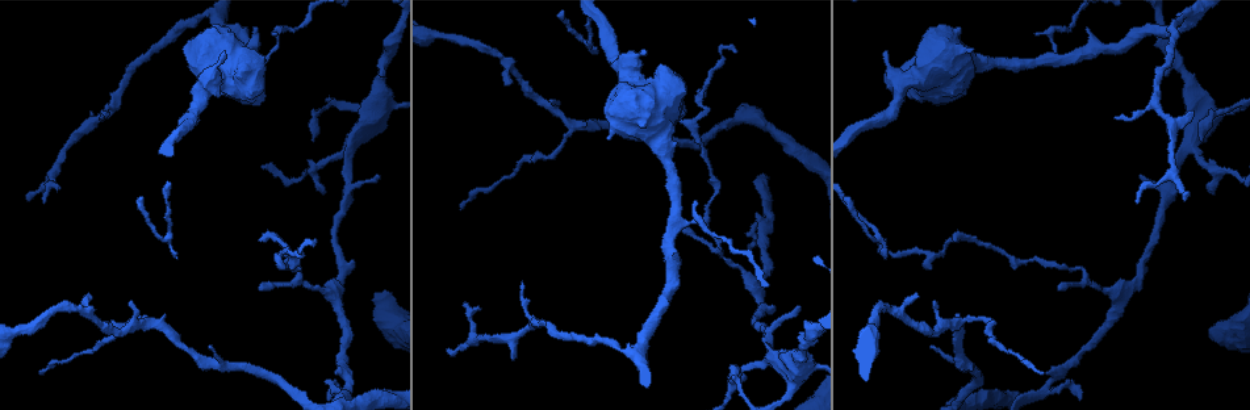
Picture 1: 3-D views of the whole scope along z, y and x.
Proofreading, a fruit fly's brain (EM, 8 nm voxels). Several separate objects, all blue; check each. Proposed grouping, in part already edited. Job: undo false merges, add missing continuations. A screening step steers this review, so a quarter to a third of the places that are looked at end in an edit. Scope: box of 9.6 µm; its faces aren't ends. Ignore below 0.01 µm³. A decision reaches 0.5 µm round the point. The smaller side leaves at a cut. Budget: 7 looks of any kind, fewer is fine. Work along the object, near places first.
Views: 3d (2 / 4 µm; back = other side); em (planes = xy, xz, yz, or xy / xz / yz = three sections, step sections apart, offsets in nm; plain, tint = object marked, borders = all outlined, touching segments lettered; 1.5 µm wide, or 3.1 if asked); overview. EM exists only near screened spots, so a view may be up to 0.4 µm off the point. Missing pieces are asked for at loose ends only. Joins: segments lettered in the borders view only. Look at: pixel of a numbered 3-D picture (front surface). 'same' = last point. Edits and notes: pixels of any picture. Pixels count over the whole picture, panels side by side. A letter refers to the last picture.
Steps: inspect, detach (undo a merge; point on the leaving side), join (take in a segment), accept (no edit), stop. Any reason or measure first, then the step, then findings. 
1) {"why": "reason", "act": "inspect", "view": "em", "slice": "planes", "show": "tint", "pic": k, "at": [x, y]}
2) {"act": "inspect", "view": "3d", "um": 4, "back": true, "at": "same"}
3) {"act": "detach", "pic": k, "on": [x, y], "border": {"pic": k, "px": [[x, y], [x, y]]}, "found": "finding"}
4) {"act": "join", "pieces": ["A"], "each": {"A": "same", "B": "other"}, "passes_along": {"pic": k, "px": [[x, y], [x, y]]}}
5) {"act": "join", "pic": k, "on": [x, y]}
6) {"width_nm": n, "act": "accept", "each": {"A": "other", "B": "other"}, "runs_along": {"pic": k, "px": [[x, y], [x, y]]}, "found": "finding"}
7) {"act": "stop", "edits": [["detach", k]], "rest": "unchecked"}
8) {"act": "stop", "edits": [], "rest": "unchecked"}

{"why": "thin end", "act": "inspect", "view": "3d", "um": 4, "pic": 1, "at": [462, 207]}

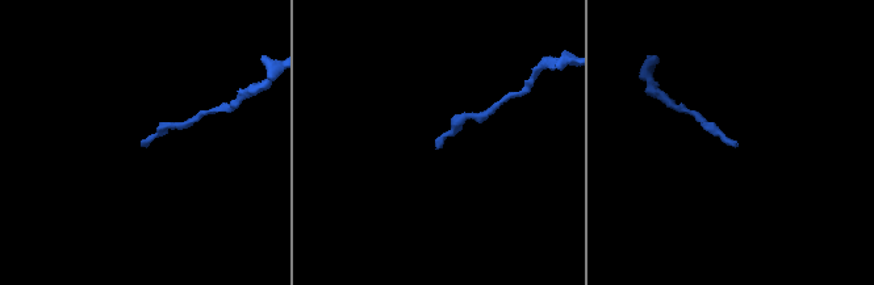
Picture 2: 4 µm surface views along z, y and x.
{"why": "now the EM", "act": "inspect", "view": "em", "slice": "xz", "step": 8, "show": "borders", "pic": 2, "at": [141, 145]}

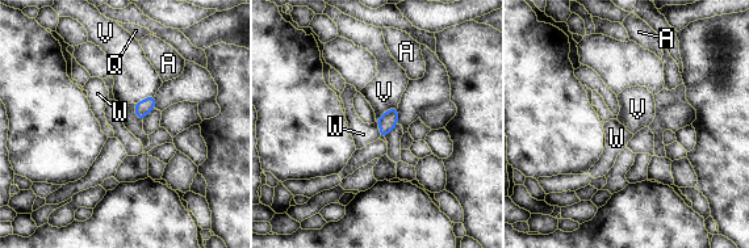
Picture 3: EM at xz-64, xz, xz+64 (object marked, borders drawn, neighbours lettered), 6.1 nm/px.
{"width_nm": 80, "act": "join", "pieces": ["W"], "each": {"A": "other", "Q": "other", "V": "other", "W": "same"}, "passes_along": {"pic": 3, "px": [[388, 121], [380, 129], [363, 134]]}, "found": "it goes on there"}

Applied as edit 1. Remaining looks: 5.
{"act": "inspect", "view": "overview"}

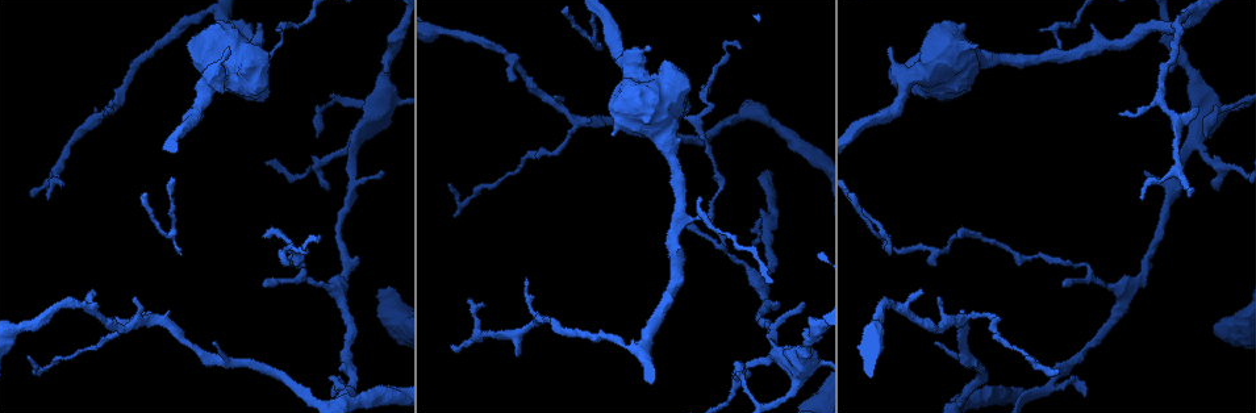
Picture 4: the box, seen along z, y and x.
{"why": "branch stops here", "act": "inspect", "view": "3d", "um": 2, "pic": 4, "at": [1062, 287]}

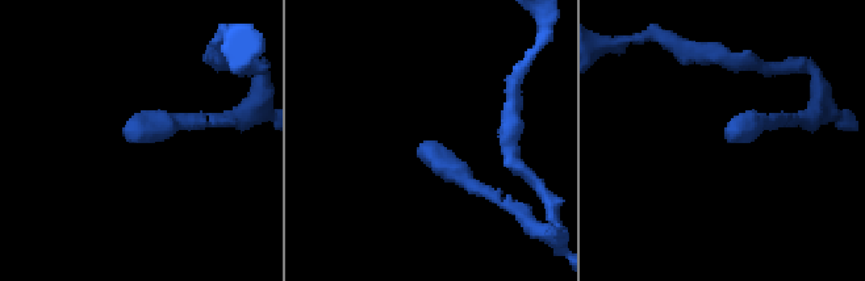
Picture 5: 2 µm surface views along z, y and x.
{"act": "inspect", "view": "em", "slice": "planes", "show": "borders", "pic": 5, "at": [126, 139]}

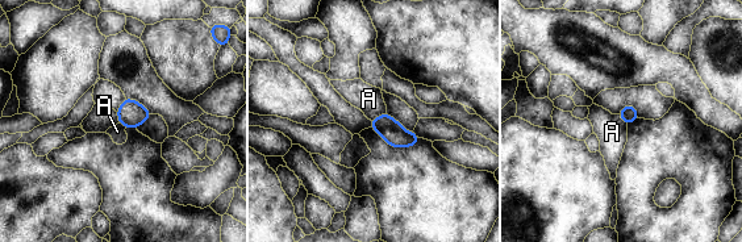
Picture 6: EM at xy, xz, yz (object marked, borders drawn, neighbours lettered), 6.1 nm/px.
{"act": "accept", "each": {"A": "other"}, "border": {"pic": 6, "px": [[386, 112], [371, 120]]}, "found": "none of them fits"}

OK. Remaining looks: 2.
{"why": "abrupt turn", "act": "inspect", "view": "3d", "um": 4, "pic": 4, "at": [963, 231]}

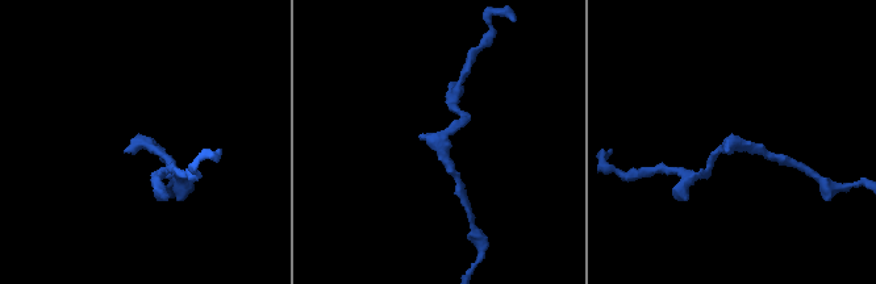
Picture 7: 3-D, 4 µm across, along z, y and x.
{"why": "now the EM", "act": "inspect", "view": "em", "slice": "planes", "show": "borders", "pic": 7, "at": [148, 145]}

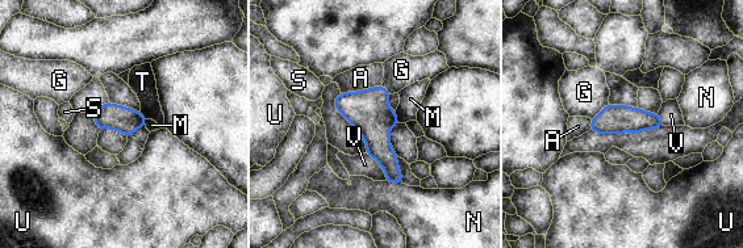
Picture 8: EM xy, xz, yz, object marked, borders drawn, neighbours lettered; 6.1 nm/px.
{"width_nm": 160, "act": "accept", "each": {"A": "other", "G": "other", "M": "other", "N": "other", "S": "other", "T": "other", "U": "other", "V": "other"}, "border": {"pic": 8, "px": [[141, 112], [146, 118]]}, "found": "continuous, no second neuron"}

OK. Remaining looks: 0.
{"act": "stop", "edits": [["join", 3]], "rest": "unchecked"}

